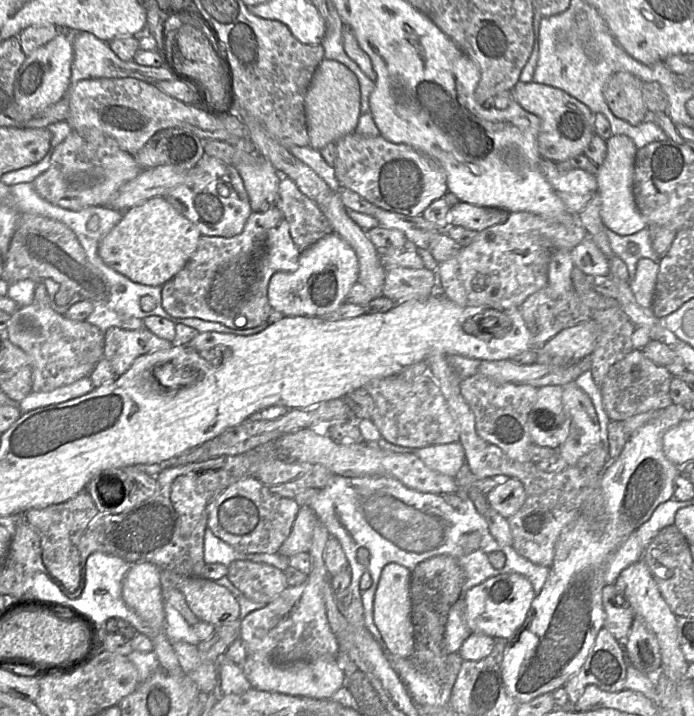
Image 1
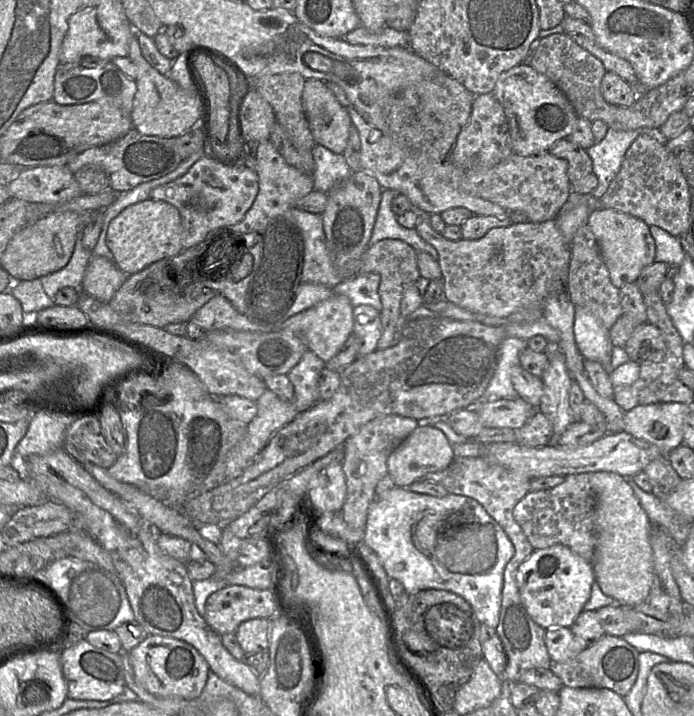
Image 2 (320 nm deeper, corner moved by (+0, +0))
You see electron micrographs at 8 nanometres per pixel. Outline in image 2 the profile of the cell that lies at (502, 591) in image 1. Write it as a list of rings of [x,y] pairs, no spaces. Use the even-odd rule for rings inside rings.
[[[556,544],[534,550],[518,567],[516,582],[525,609],[536,624],[544,629],[570,628],[584,610],[595,576],[590,561],[575,554],[568,547]]]

